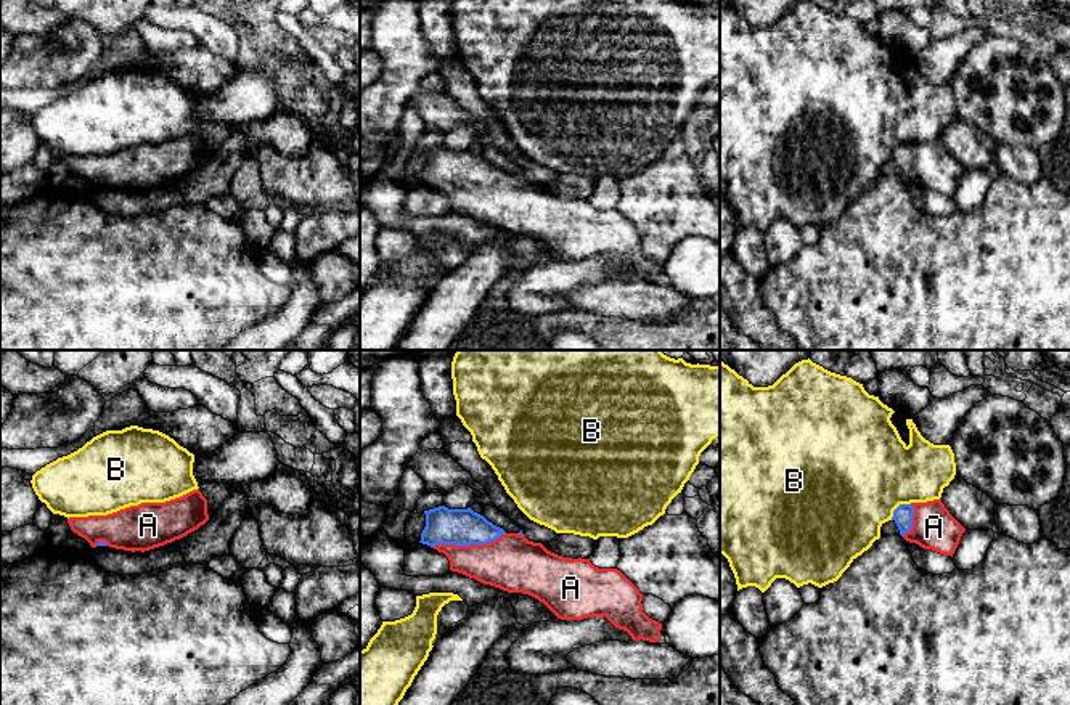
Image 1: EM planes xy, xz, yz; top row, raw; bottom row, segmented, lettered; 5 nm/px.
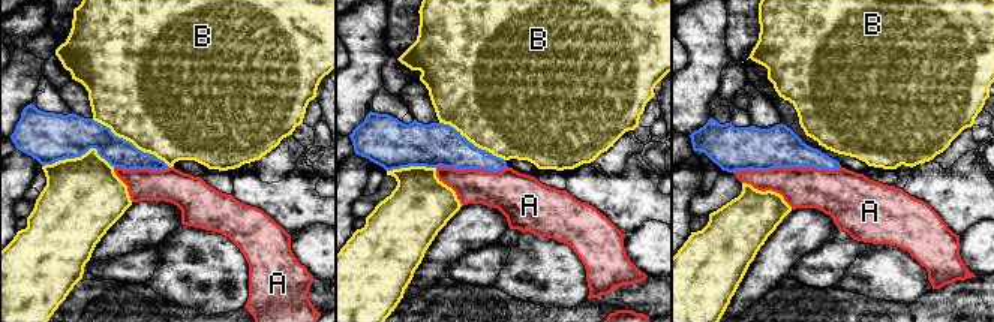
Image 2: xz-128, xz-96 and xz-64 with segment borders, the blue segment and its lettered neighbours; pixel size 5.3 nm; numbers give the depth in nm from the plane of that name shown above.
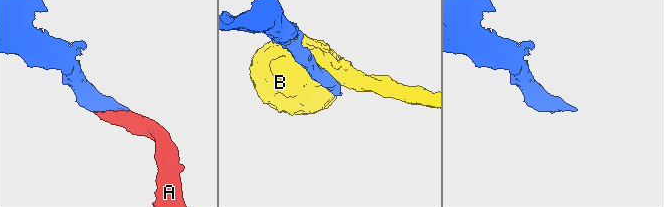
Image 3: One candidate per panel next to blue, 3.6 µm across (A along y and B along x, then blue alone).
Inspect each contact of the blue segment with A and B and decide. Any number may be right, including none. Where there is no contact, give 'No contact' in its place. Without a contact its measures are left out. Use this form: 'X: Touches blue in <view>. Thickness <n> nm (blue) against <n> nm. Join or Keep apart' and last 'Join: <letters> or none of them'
A: Touches blue in xz. Thickness 190 nm (blue) against 280 nm. Join
B: Touches blue in yz. Thickness 100 nm (blue) against 500 nm. Keep apart
Join: A

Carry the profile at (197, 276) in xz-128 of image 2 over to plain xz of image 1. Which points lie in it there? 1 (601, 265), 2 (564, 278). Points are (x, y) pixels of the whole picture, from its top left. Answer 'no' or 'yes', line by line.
1: no
2: no

